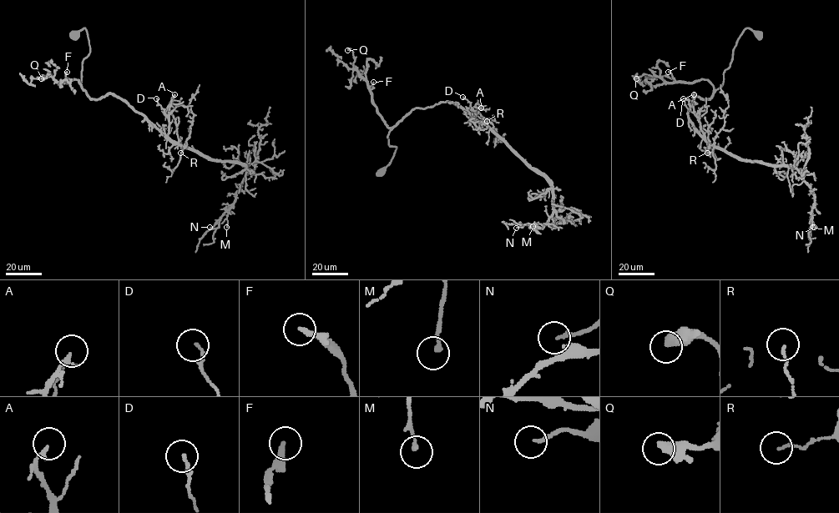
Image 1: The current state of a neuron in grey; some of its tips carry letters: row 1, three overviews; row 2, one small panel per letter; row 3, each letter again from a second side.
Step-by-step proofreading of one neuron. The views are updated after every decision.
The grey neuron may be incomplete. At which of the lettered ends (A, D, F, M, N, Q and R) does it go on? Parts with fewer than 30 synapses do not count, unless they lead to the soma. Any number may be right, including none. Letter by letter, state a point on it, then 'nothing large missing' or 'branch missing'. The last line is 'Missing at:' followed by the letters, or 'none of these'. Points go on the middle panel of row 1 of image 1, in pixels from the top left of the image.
A: (481, 108) | nothing large missing
D: (462, 97) | nothing large missing
F: (373, 82) | nothing large missing
M: (533, 226) | nothing large missing
N: (516, 228) | nothing large missing
Q: (347, 50) | nothing large missing
R: (487, 121) | nothing large missing
Missing at: none of these

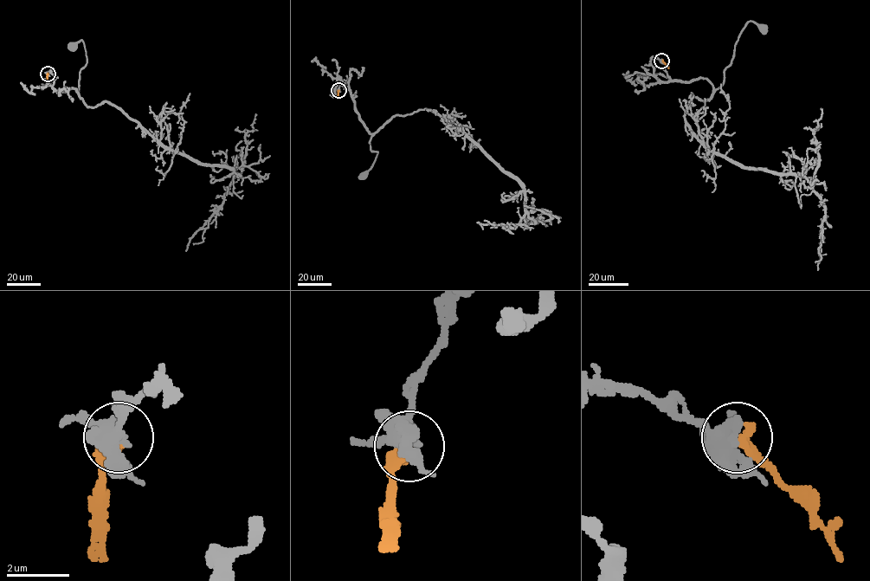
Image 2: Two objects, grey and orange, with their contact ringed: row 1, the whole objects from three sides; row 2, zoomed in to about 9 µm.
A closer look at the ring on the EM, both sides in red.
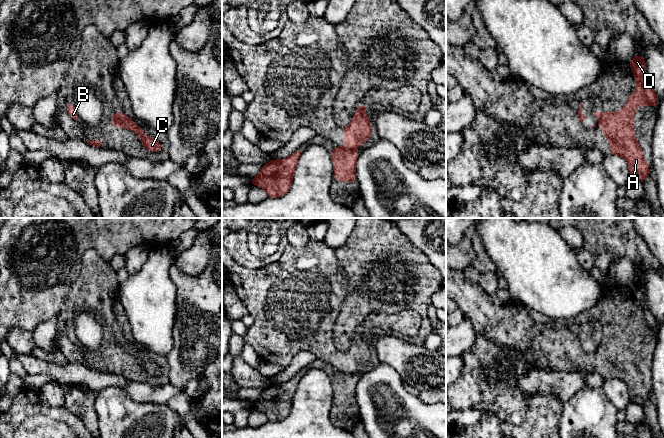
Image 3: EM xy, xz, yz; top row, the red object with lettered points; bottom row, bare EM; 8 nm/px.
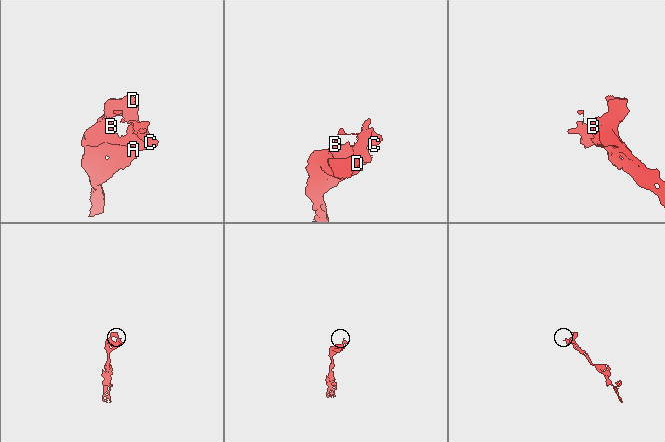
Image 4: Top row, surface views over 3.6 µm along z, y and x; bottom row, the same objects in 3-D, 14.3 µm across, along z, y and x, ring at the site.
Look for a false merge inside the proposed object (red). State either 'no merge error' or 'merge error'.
merge error

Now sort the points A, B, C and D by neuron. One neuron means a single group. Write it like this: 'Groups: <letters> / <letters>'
Groups: A B D / C

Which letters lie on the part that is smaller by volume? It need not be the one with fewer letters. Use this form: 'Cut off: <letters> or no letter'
Cut off: C

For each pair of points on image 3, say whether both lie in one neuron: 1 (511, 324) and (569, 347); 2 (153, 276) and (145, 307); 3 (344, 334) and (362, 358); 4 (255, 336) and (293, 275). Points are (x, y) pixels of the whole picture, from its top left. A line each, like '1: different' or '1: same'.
1: different
2: same
3: different
4: same

